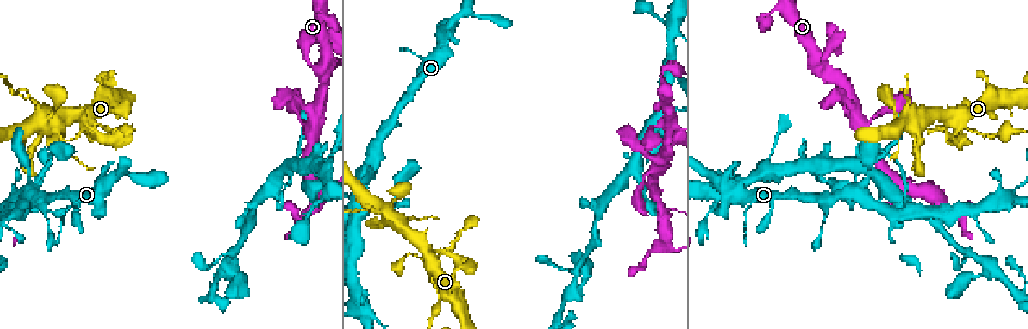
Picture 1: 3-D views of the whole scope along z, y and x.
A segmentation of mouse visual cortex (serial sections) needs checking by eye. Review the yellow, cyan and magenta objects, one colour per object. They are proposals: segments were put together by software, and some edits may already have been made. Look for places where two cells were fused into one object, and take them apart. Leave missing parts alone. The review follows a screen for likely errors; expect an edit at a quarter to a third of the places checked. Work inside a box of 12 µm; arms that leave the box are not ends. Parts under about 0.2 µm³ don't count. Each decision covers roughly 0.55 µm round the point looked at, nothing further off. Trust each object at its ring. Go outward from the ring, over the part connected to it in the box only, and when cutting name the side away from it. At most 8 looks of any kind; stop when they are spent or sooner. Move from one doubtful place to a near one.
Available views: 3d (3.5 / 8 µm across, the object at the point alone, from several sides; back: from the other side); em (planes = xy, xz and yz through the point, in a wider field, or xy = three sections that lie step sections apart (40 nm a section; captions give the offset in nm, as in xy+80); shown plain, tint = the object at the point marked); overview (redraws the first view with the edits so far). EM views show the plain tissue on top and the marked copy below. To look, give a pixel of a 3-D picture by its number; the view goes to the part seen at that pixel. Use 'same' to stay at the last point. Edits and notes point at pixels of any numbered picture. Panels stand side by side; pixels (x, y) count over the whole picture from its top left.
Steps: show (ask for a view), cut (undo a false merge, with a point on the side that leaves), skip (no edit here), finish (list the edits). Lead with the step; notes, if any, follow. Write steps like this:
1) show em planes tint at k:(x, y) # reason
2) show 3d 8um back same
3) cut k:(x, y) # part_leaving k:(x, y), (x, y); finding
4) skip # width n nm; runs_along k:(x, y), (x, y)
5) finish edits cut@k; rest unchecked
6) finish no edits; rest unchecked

show 3d 3.5um at 1:(662, 72) # sharp bend

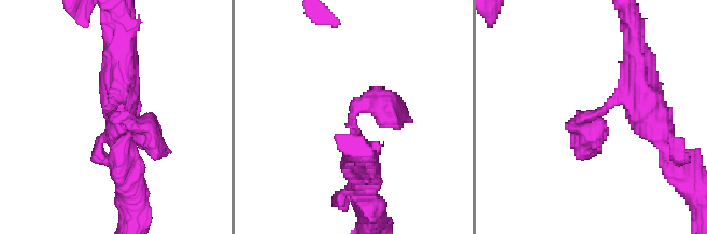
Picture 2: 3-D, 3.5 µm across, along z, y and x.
show em xy step 2 tint at 2:(590, 117) # arm_widths 300, 350 nm; need the tissue

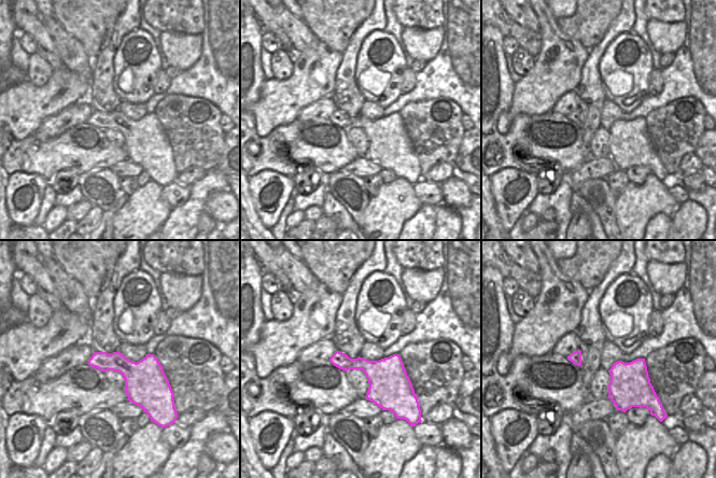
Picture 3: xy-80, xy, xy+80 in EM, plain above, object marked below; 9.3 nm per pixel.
show em xy step 3 tint same

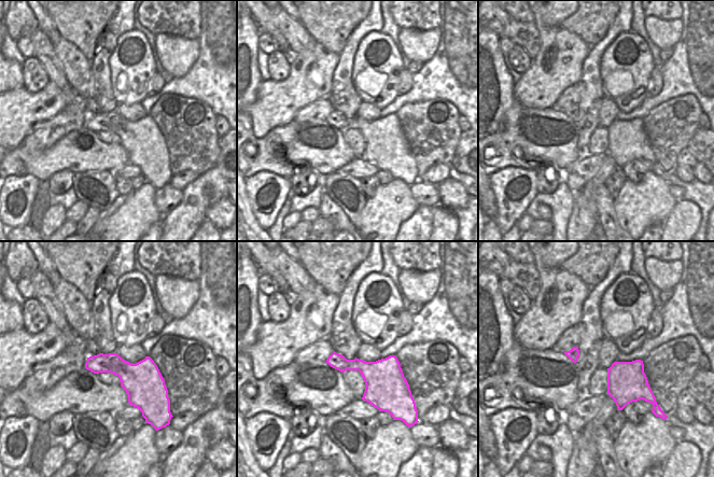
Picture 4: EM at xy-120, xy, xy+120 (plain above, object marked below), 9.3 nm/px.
skip # width 300 nm; runs_along 2:(359, 167), (356, 109), (412, 121); one cell here

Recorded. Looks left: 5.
show 3d 3.5um back at 1:(667, 249)

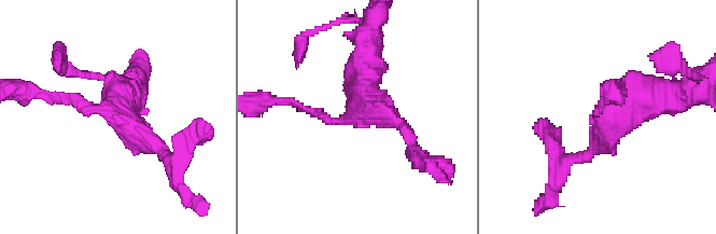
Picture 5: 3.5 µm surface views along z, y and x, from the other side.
show em planes tint at 5:(115, 112) # now the EM

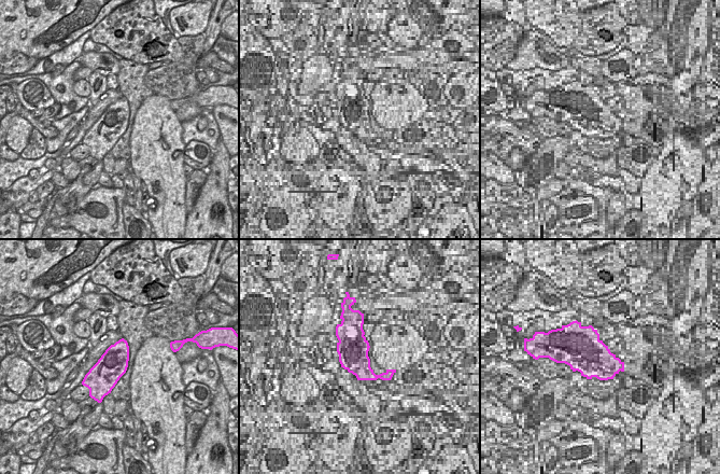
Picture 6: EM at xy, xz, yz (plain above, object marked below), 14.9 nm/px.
skip # runs_along 5:(367, 55), (354, 112), (331, 121), (311, 110); all the same cell

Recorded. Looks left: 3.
show 3d 8um at 1:(41, 116) # two arms in line, one across

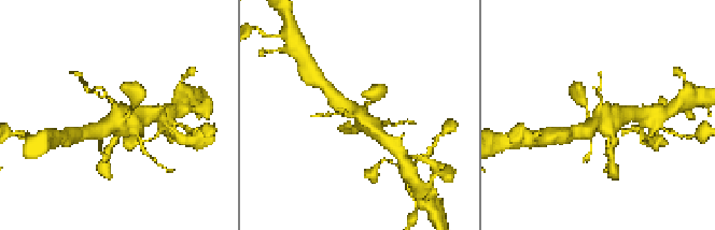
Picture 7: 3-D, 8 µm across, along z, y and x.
show 3d 3.5um at 7:(120, 115)

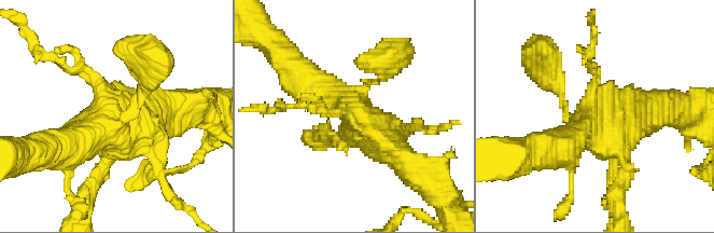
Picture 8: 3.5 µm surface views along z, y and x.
show em xy step 3 tint at 8:(596, 112)

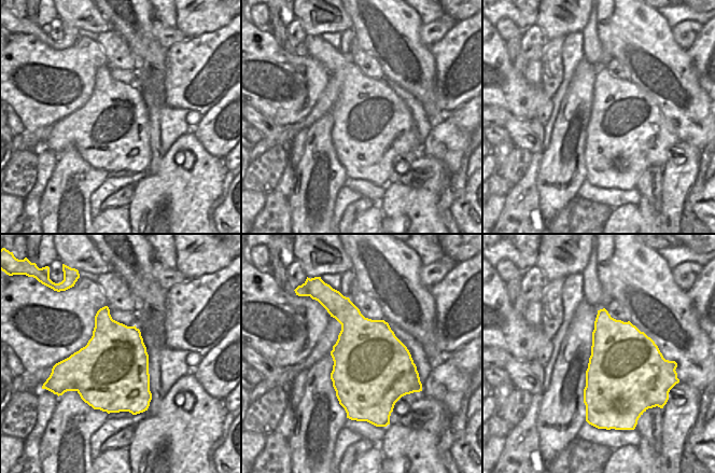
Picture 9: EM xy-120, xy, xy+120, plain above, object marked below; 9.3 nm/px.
skip # runs_along 8:(418, 172), (336, 94), (309, 83); one cell here

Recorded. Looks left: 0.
finish no edits; rest unchecked

